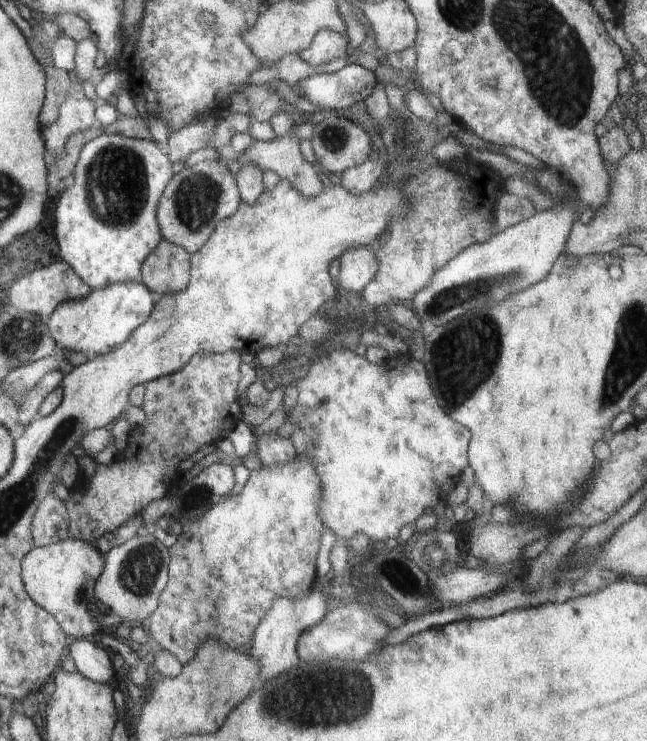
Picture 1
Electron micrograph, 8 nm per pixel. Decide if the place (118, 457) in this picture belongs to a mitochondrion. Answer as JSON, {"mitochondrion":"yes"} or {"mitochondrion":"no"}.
{"mitochondrion":"no"}

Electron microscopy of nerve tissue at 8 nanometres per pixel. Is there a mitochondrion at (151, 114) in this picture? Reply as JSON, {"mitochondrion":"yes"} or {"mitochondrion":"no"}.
{"mitochondrion":"no"}

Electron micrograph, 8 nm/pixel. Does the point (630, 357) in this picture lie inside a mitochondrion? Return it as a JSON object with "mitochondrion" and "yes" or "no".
{"mitochondrion":"yes"}

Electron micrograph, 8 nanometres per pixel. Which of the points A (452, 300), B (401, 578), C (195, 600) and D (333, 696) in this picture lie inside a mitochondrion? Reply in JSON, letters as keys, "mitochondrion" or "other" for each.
{"A":"mitochondrion","B":"mitochondrion","C":"other","D":"mitochondrion"}

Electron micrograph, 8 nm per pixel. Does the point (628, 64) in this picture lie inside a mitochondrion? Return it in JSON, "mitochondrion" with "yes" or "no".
{"mitochondrion":"no"}

